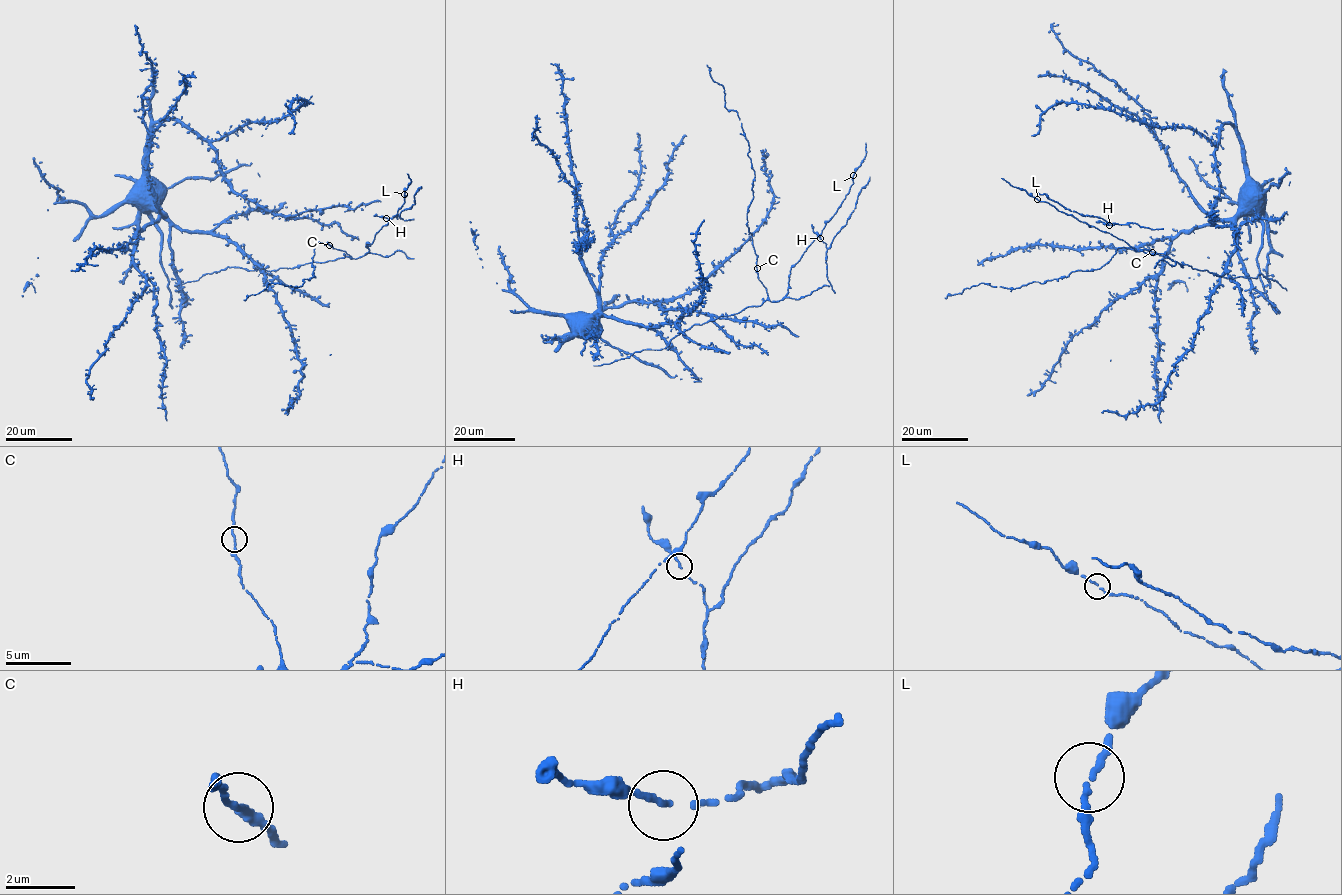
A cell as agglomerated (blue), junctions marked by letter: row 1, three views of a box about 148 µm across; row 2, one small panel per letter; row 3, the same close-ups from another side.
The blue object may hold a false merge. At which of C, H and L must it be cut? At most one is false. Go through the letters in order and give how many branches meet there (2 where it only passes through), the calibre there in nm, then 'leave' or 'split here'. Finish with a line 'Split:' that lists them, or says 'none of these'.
C: 2 | 170 nm | leave
H: 2 | 150 nm | leave
L: 2 | 170 nm | leave
Split: none of these

